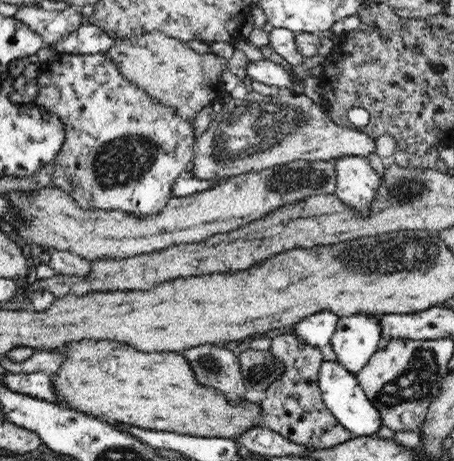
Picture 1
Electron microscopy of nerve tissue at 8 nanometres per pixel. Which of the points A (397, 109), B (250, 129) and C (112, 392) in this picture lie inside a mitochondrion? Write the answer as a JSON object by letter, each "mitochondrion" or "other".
{"A":"other","B":"mitochondrion","C":"other"}

